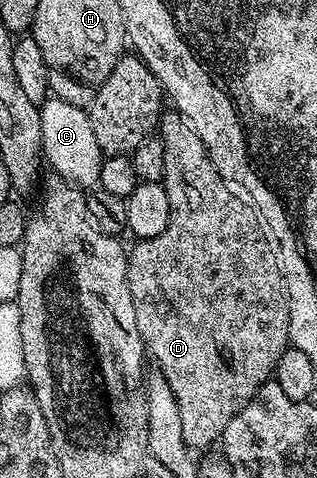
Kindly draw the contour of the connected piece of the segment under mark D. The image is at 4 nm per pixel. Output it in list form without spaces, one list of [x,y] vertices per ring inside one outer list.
[[[166,112],[163,113],[160,119],[160,137],[162,143],[164,144],[164,176],[162,177],[161,184],[168,192],[168,204],[170,205],[170,223],[168,228],[164,228],[164,232],[160,232],[160,236],[152,236],[151,238],[144,238],[138,241],[135,241],[132,249],[129,251],[126,263],[128,264],[128,288],[132,292],[132,304],[136,308],[136,324],[138,325],[138,331],[142,337],[143,347],[148,351],[149,357],[150,354],[154,357],[154,362],[156,365],[157,373],[160,373],[164,376],[164,380],[168,384],[168,388],[172,388],[172,396],[176,396],[176,404],[180,408],[180,429],[184,432],[184,440],[186,445],[191,448],[197,448],[197,446],[206,446],[202,448],[210,448],[210,446],[219,441],[224,432],[224,428],[228,424],[228,420],[232,420],[232,416],[236,416],[236,412],[240,412],[249,402],[258,395],[258,390],[268,381],[271,381],[274,369],[276,364],[280,360],[280,356],[286,350],[286,347],[290,345],[290,308],[287,302],[287,299],[284,297],[284,275],[280,265],[280,259],[278,256],[277,249],[268,237],[267,231],[264,229],[264,223],[261,218],[258,216],[257,210],[254,209],[253,205],[241,193],[235,192],[230,183],[224,181],[220,176],[220,172],[212,164],[210,159],[210,154],[206,150],[206,145],[200,140],[200,136],[196,136],[196,132],[190,129],[189,125],[184,121],[181,114],[177,112]]]

